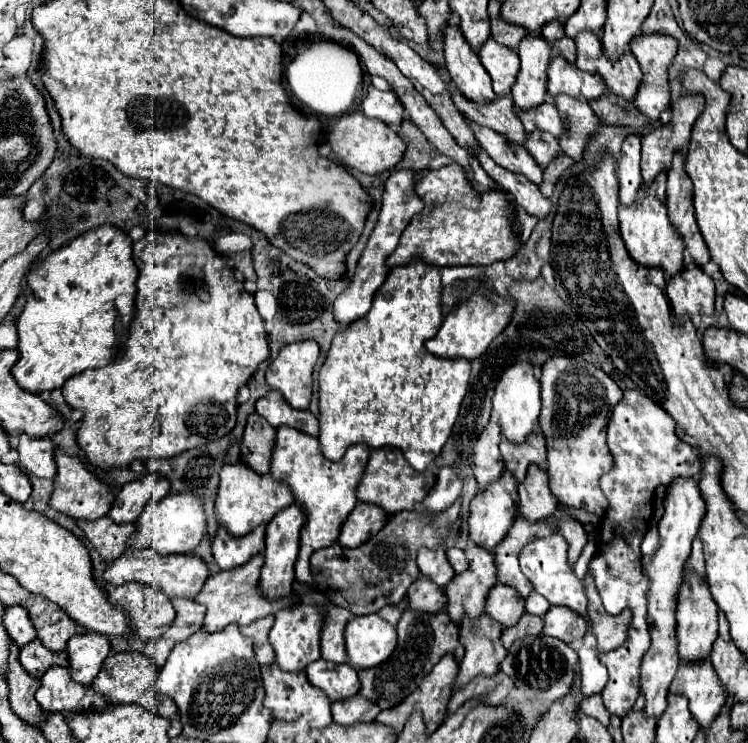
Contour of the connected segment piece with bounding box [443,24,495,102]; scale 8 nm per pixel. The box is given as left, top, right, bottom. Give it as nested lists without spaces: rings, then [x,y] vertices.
[[[449,24],[445,28],[443,50],[445,50],[447,70],[453,82],[467,98],[477,102],[489,102],[495,98],[495,92],[491,88],[491,78],[483,68],[483,64],[479,62],[475,50],[463,38],[459,26]]]

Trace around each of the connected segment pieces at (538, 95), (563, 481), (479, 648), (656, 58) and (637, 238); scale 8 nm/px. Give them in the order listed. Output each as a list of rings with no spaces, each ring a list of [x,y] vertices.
[[[527,34],[523,42],[517,46],[521,68],[515,76],[515,84],[511,88],[513,102],[521,110],[531,110],[545,102],[547,96],[547,66],[553,54],[553,48],[541,34]]]
[[[553,356],[543,364],[541,374],[541,400],[543,408],[539,414],[539,426],[547,438],[547,474],[551,492],[557,500],[569,508],[583,508],[597,516],[603,516],[607,510],[607,498],[599,488],[599,478],[607,472],[613,464],[613,456],[607,448],[607,422],[609,422],[609,408],[615,406],[623,398],[621,388],[597,366],[567,358],[567,356]]]
[[[481,614],[481,618],[463,618],[461,626],[461,642],[465,646],[465,658],[459,666],[459,674],[455,680],[455,690],[465,686],[477,674],[493,676],[499,670],[499,662],[507,656],[507,650],[501,642],[503,626],[491,620],[489,614]]]
[[[641,34],[641,36],[633,38],[633,42],[629,46],[631,46],[631,52],[635,54],[637,62],[641,64],[641,70],[643,70],[643,82],[641,82],[639,92],[635,96],[635,104],[645,116],[649,116],[651,120],[657,120],[659,114],[663,112],[663,108],[665,110],[669,108],[669,100],[671,100],[669,66],[677,54],[677,40],[667,34]]]
[[[659,174],[651,184],[643,184],[639,188],[635,202],[631,206],[619,208],[619,228],[621,228],[621,238],[625,240],[625,246],[635,262],[649,268],[659,266],[665,270],[667,276],[671,276],[677,274],[679,268],[683,268],[685,244],[683,238],[675,234],[673,224],[667,218],[665,182],[667,182],[667,174]]]

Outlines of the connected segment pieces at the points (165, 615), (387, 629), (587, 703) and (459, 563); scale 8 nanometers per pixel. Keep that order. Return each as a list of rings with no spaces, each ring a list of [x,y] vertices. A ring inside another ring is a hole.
[[[127,582],[123,586],[117,586],[109,598],[129,612],[133,626],[131,640],[147,642],[151,638],[159,638],[175,618],[171,600],[159,588],[147,584]]]
[[[379,614],[355,616],[345,628],[345,644],[353,668],[373,668],[393,654],[397,628]]]
[[[593,694],[593,696],[585,698],[585,700],[581,702],[579,710],[581,710],[583,714],[591,716],[591,718],[597,718],[603,726],[609,726],[609,718],[611,718],[611,714],[609,714],[607,708],[603,706],[603,700],[601,700],[599,694]]]
[[[447,548],[447,558],[451,562],[451,566],[455,568],[455,572],[463,572],[467,570],[467,560],[465,560],[465,552],[461,548]]]

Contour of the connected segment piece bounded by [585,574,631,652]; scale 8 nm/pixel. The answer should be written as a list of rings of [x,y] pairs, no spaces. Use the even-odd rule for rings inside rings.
[[[589,574],[585,576],[585,590],[587,590],[587,600],[589,600],[589,620],[597,636],[597,650],[609,652],[613,648],[619,648],[627,640],[627,630],[631,624],[631,610],[623,610],[617,616],[607,614],[601,604],[595,582]]]

